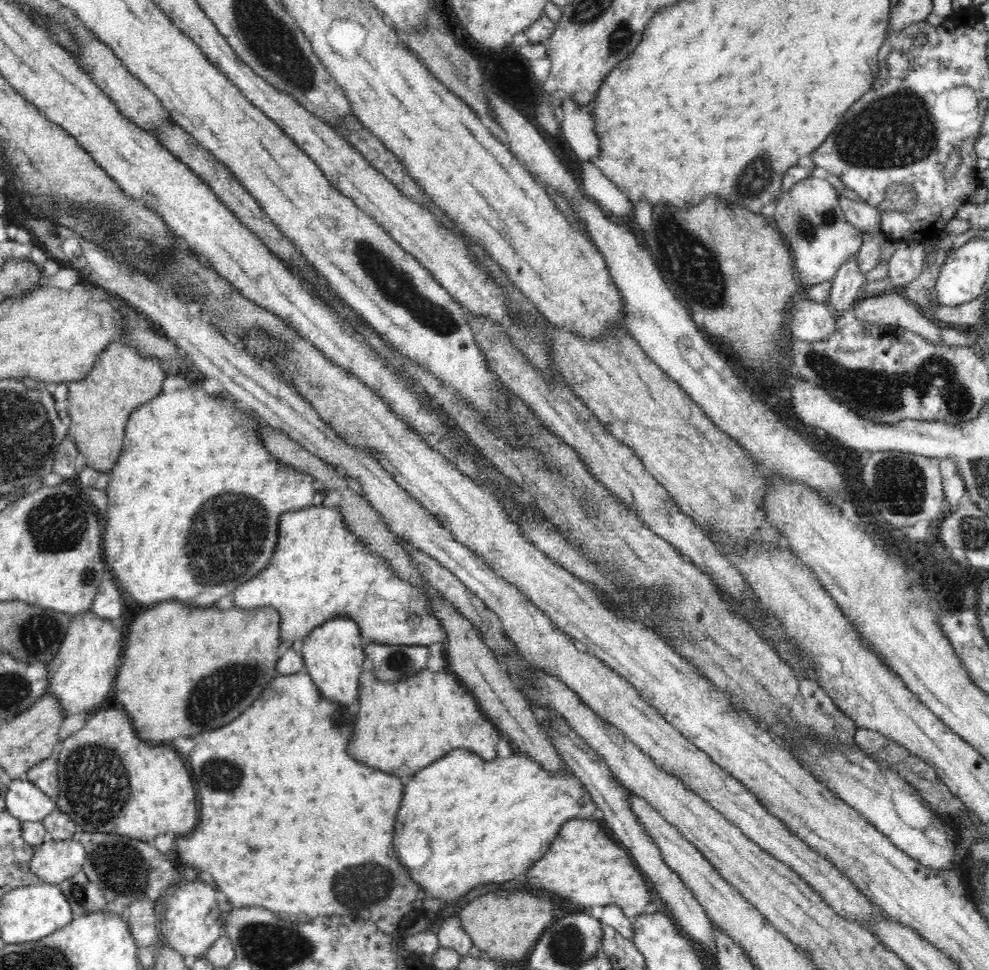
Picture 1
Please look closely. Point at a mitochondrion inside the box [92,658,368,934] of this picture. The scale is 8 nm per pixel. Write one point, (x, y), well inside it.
(219, 695)

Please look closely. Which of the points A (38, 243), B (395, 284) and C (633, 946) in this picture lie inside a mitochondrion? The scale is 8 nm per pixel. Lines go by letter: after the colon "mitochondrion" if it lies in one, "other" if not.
A: other
B: mitochondrion
C: other

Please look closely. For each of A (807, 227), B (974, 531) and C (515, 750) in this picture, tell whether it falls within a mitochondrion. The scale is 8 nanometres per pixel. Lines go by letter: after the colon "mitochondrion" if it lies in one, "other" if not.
A: mitochondrion
B: mitochondrion
C: other

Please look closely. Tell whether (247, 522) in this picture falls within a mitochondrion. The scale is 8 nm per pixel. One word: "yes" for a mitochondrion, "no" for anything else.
yes

